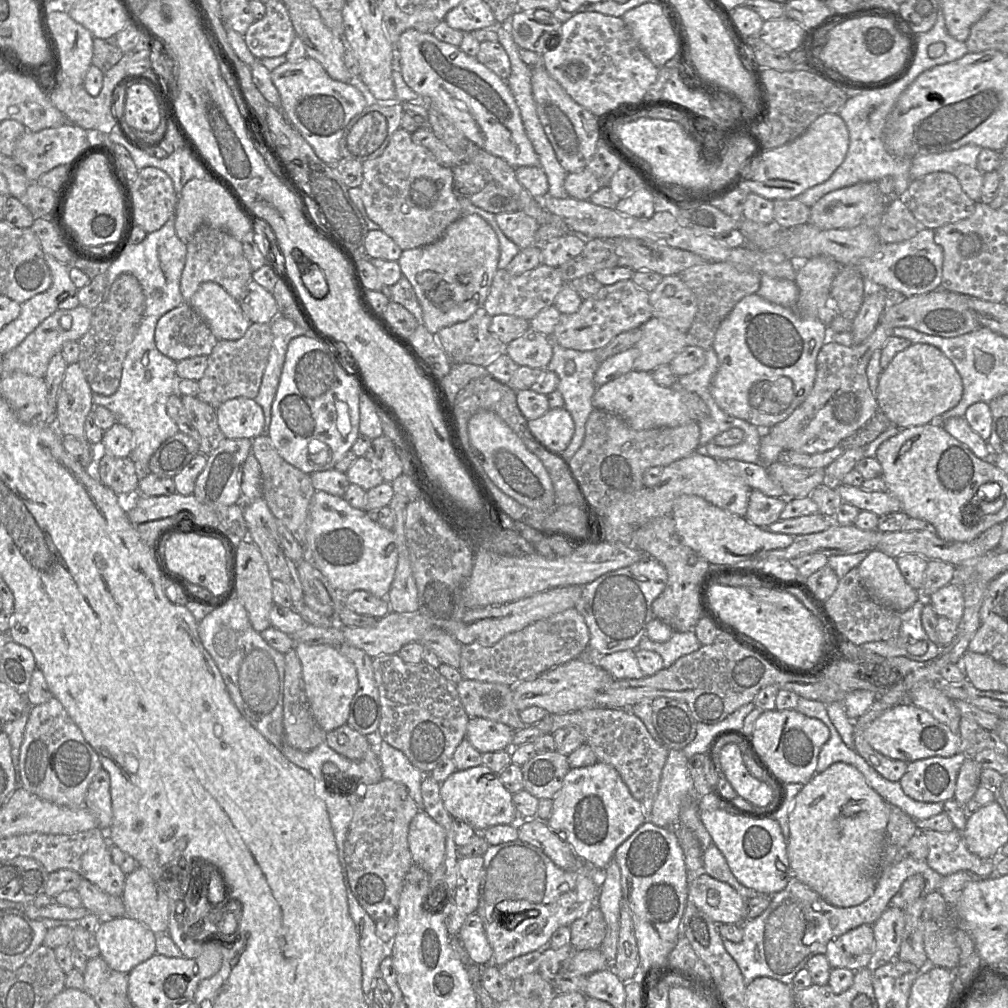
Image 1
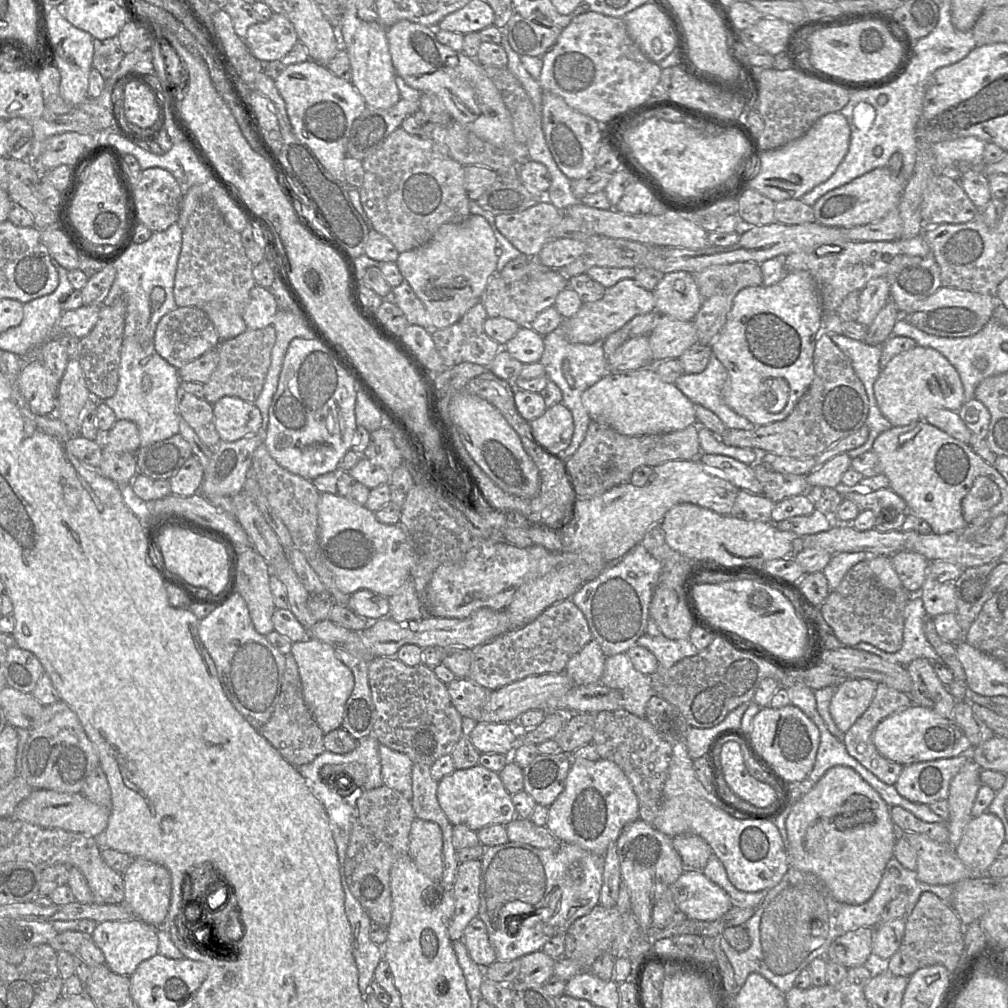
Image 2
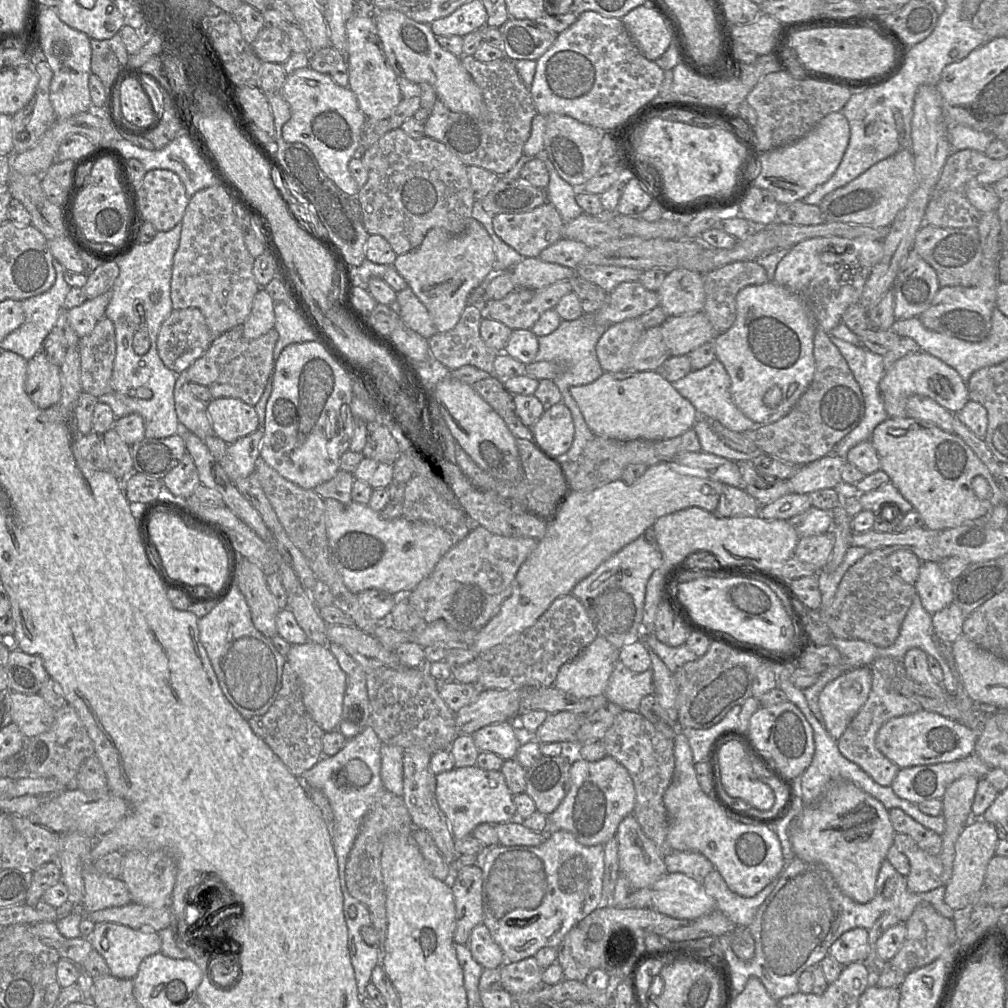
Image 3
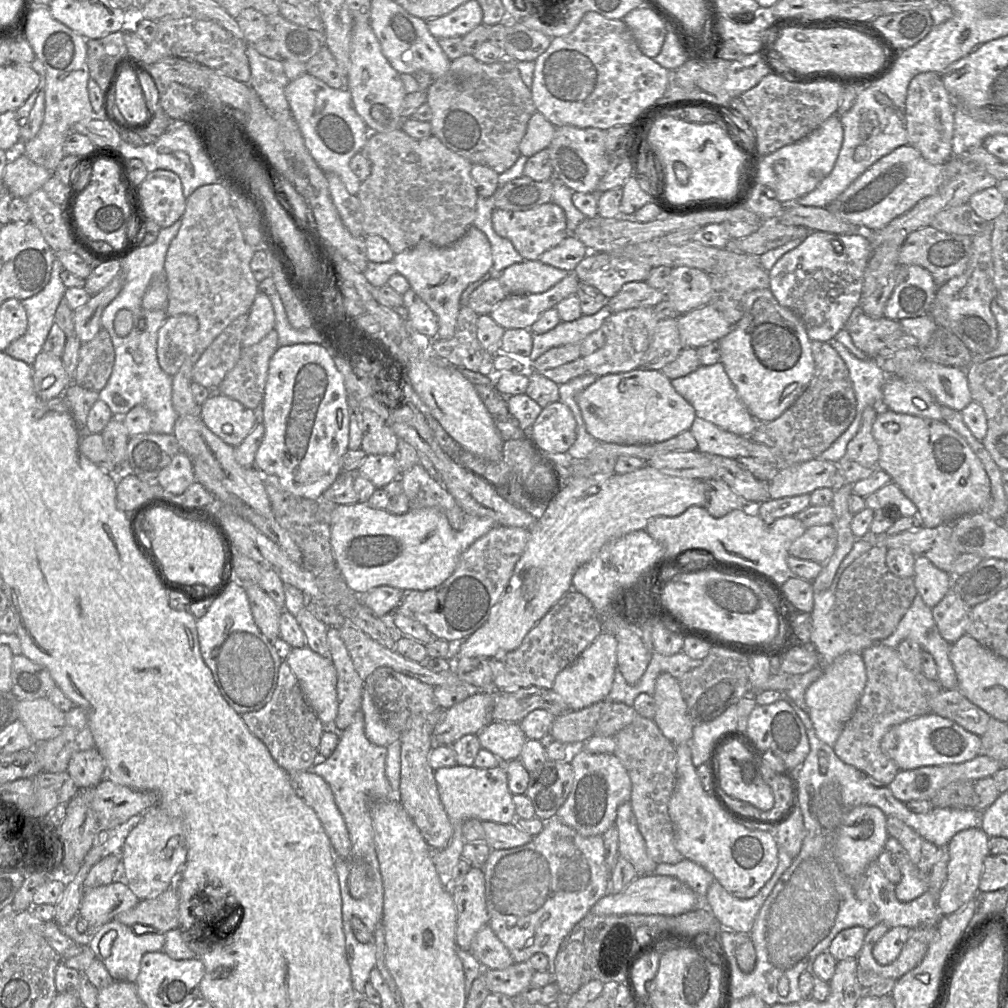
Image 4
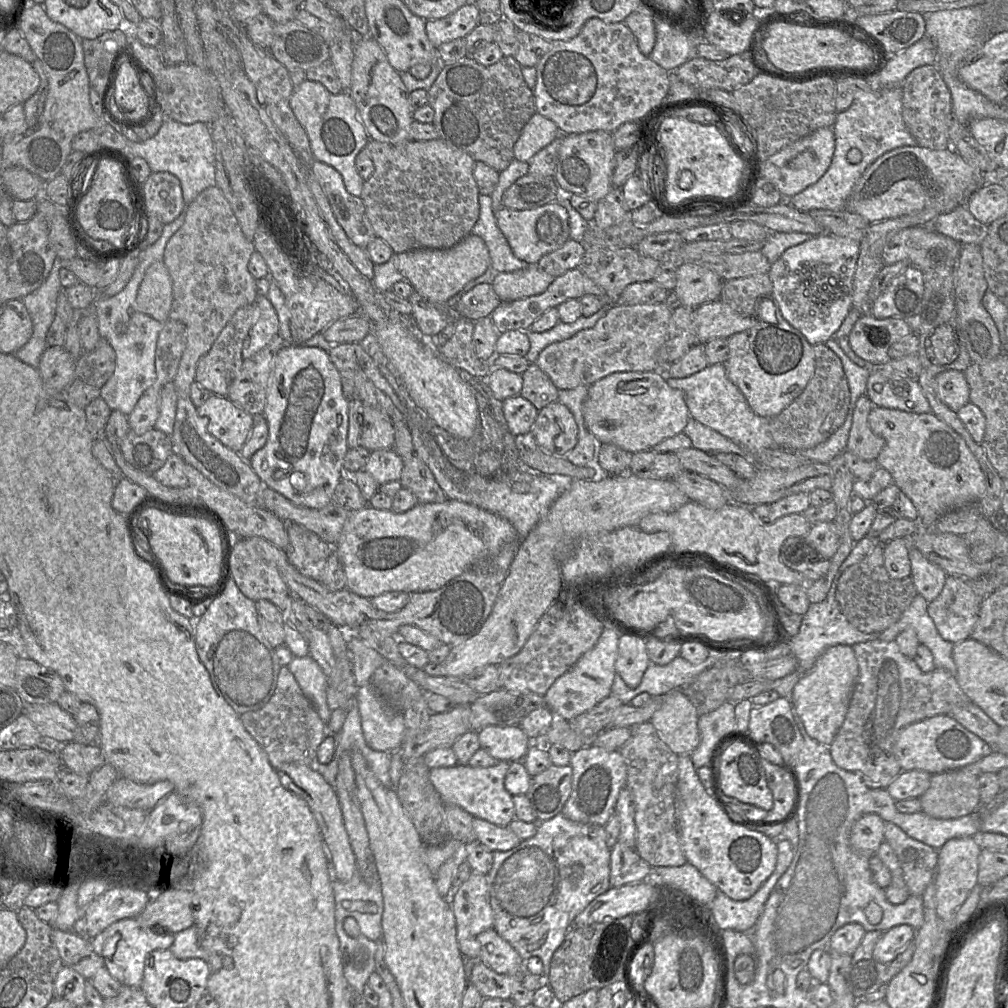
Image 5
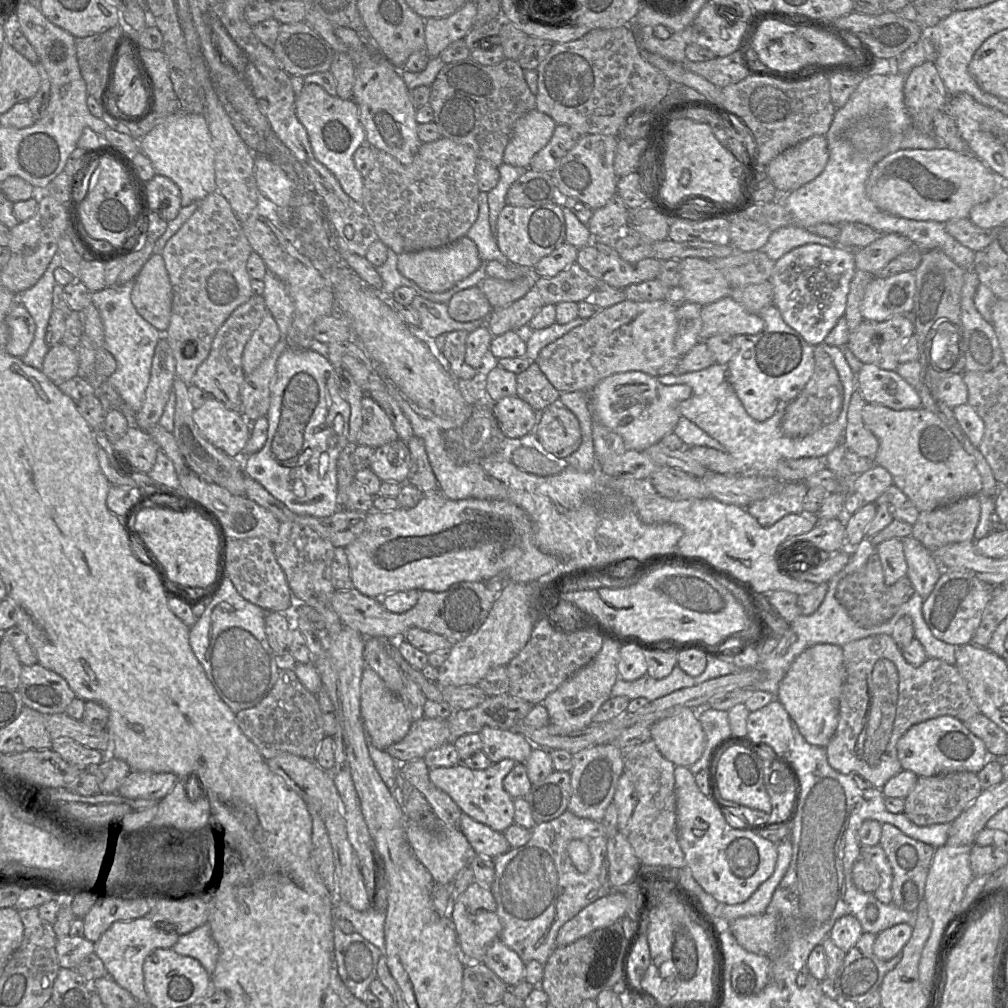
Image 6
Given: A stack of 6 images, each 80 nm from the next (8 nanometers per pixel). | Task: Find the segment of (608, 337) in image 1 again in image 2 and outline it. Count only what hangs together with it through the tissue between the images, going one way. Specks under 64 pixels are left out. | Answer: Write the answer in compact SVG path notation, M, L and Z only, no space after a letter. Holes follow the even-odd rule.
M622 279L615 285L606 288L605 294L600 300L584 303L574 316L563 318L561 326L569 342L592 344L604 340L635 316L652 311L655 311L655 299L652 291L640 287L634 279Z

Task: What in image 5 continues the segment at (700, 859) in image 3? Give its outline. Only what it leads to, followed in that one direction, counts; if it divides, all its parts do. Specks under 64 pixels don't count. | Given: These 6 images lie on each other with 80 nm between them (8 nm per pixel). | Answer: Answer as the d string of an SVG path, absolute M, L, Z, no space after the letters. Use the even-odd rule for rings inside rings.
M685 863L677 867L651 867L651 875L647 879L658 886L672 886L681 890L693 901L699 901L709 907L717 895L717 888L710 883L693 865Z

